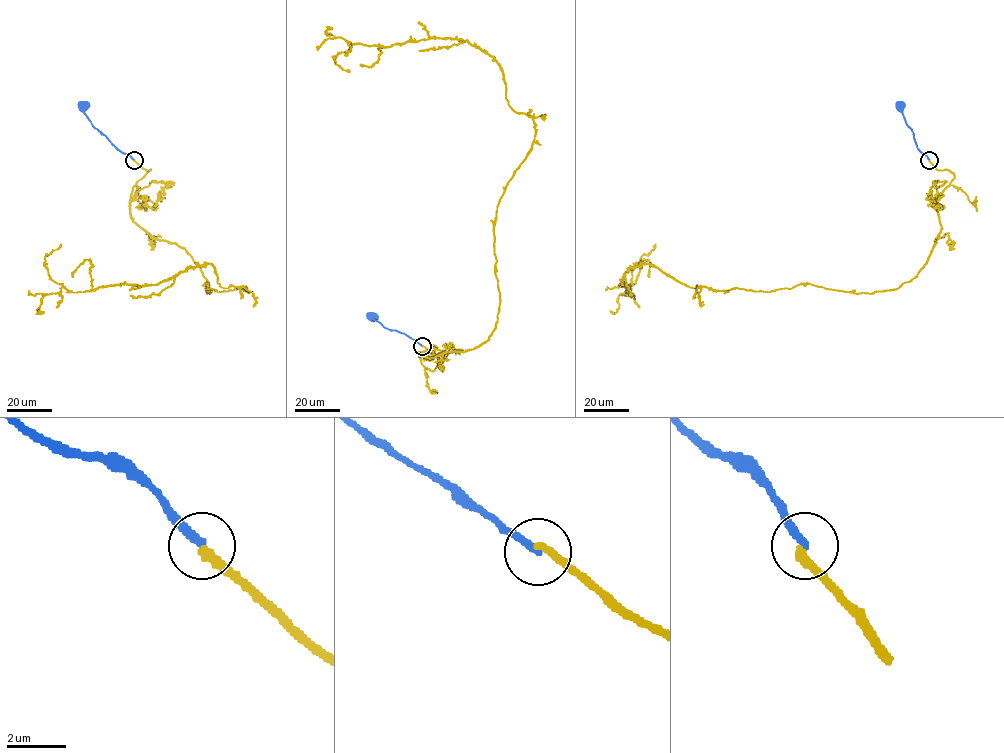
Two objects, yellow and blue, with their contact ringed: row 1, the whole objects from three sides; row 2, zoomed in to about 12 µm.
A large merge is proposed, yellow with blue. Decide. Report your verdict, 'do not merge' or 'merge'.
do not merge

